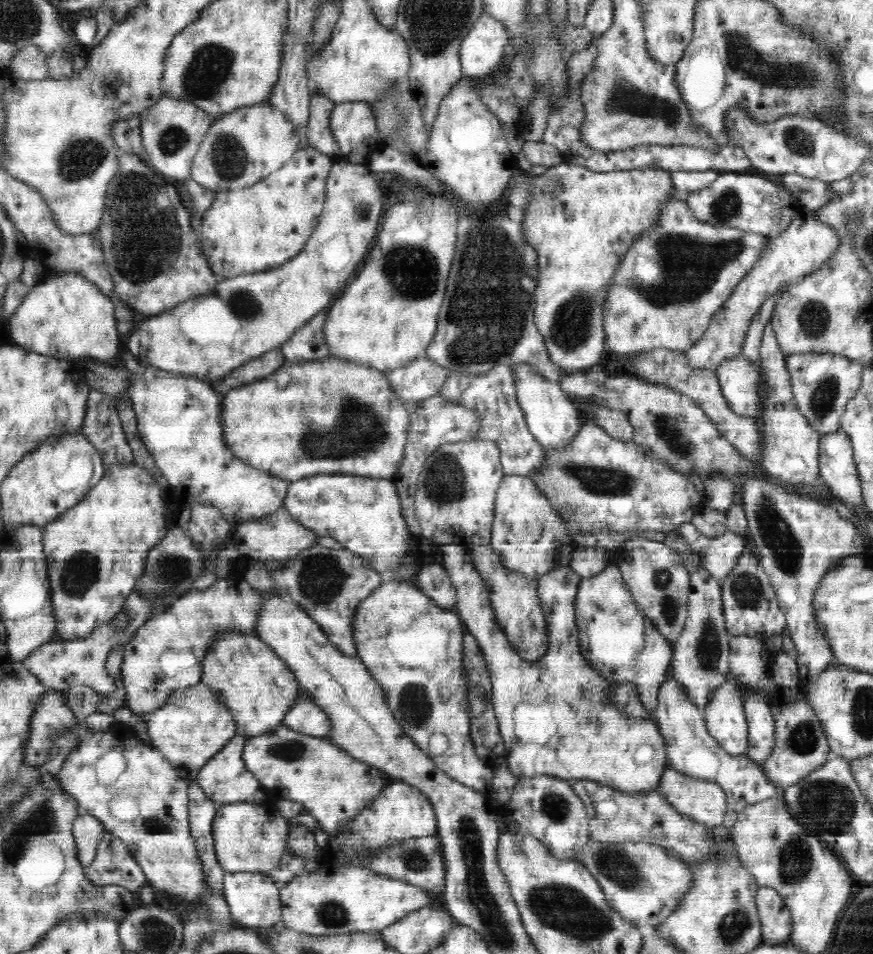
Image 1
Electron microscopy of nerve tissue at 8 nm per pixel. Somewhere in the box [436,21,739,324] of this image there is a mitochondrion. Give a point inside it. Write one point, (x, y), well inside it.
(625, 98)

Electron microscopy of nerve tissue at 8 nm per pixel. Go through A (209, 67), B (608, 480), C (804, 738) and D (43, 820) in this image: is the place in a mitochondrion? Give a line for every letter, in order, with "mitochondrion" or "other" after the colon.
A: mitochondrion
B: mitochondrion
C: mitochondrion
D: mitochondrion

